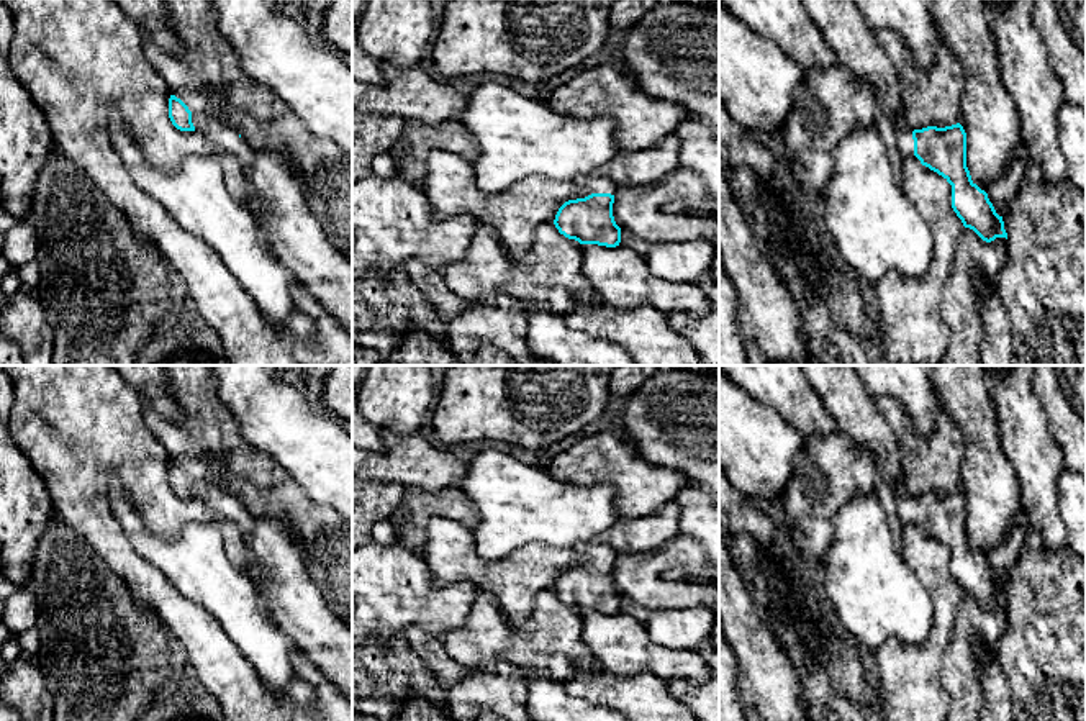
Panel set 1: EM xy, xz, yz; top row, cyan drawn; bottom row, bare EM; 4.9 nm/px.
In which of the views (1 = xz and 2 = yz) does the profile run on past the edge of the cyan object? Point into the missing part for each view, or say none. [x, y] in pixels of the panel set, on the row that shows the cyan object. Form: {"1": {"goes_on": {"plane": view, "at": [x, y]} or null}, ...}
{"1": {"goes_on": {"plane": "xz", "at": [590, 184]}}, "2": {"goes_on": {"plane": "yz", "at": [903, 131]}}}

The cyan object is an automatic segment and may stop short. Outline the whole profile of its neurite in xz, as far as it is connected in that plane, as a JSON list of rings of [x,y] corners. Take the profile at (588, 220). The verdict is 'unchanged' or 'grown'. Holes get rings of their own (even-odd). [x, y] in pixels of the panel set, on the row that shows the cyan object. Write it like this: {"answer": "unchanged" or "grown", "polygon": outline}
{"answer": "grown", "polygon": [[[583,175],[575,180],[590,195],[565,202],[554,220],[560,234],[580,244],[616,247],[621,243],[621,228],[613,216],[618,184],[608,177]]]}

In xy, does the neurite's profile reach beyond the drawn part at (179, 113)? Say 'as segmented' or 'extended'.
extended

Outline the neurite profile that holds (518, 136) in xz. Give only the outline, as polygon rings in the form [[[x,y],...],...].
[[[485,82],[473,88],[459,121],[478,143],[478,157],[472,164],[477,187],[486,193],[503,193],[531,175],[575,182],[619,152],[616,121],[611,116],[581,120],[562,115],[545,100],[529,98],[496,82]]]

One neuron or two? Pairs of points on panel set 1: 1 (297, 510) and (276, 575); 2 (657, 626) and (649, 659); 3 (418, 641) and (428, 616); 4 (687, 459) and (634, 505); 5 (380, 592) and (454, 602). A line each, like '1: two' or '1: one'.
1: two
2: two
3: two
4: two
5: one

